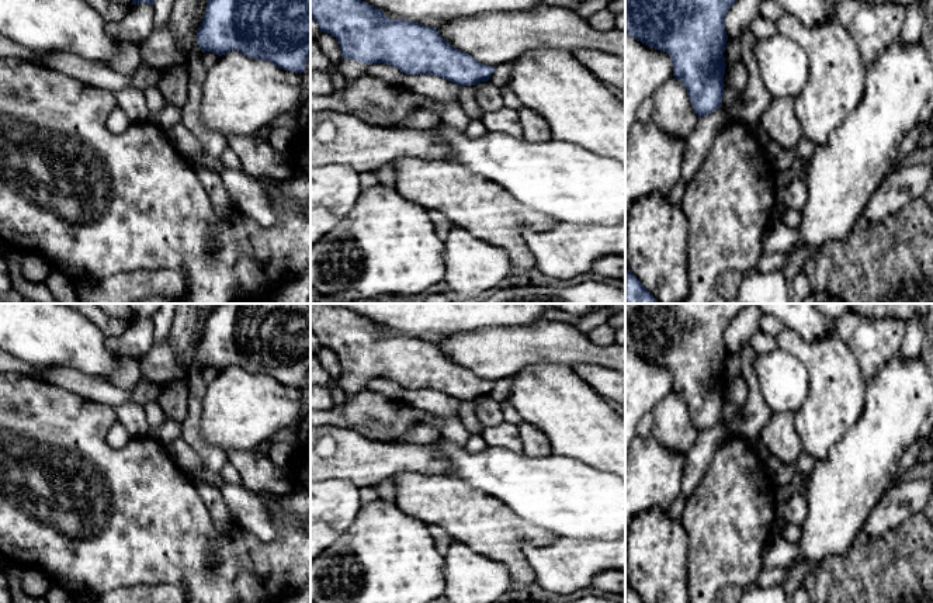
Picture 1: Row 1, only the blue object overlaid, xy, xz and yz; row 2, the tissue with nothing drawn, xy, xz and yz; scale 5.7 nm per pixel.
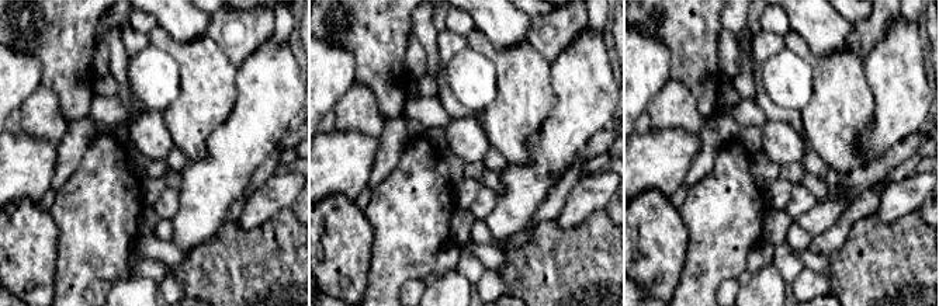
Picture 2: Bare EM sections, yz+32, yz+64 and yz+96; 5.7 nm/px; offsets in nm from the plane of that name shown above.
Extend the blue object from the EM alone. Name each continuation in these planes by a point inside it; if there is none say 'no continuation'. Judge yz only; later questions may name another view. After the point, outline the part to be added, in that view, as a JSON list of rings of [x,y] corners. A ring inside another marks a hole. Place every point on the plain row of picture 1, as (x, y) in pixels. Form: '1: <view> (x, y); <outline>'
no continuation

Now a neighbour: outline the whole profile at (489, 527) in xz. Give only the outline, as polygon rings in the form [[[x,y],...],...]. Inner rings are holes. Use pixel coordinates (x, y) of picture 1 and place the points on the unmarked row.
[[[403,472],[392,481],[396,491],[393,503],[403,513],[417,517],[427,526],[440,526],[455,541],[471,547],[479,555],[504,564],[514,586],[534,583],[534,572],[523,554],[524,544],[528,543],[542,547],[552,544],[559,538],[555,533],[517,516],[499,499],[469,486],[458,476]]]

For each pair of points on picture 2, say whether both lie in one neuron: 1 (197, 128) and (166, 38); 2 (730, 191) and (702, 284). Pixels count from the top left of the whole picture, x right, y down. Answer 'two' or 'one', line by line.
1: one
2: one

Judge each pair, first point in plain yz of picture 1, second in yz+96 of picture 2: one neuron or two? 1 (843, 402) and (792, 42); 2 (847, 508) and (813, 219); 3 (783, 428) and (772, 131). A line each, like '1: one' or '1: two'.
1: one
2: one
3: one

